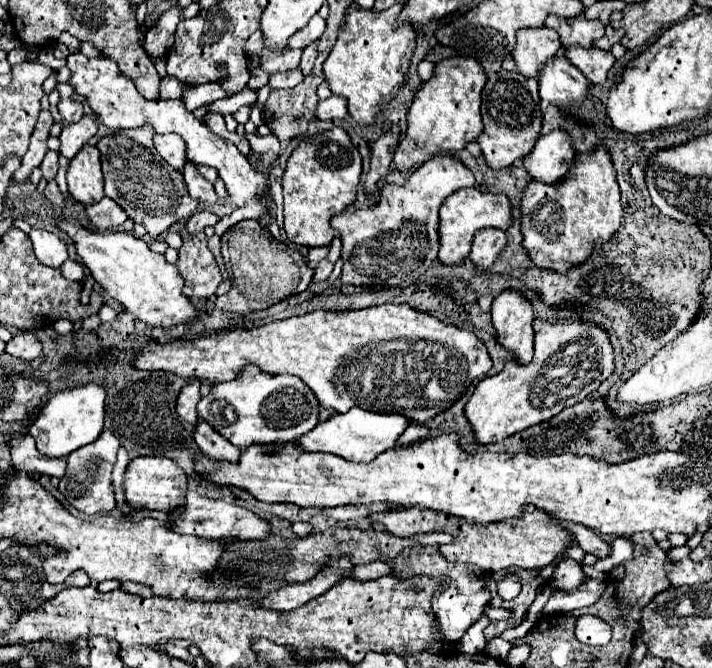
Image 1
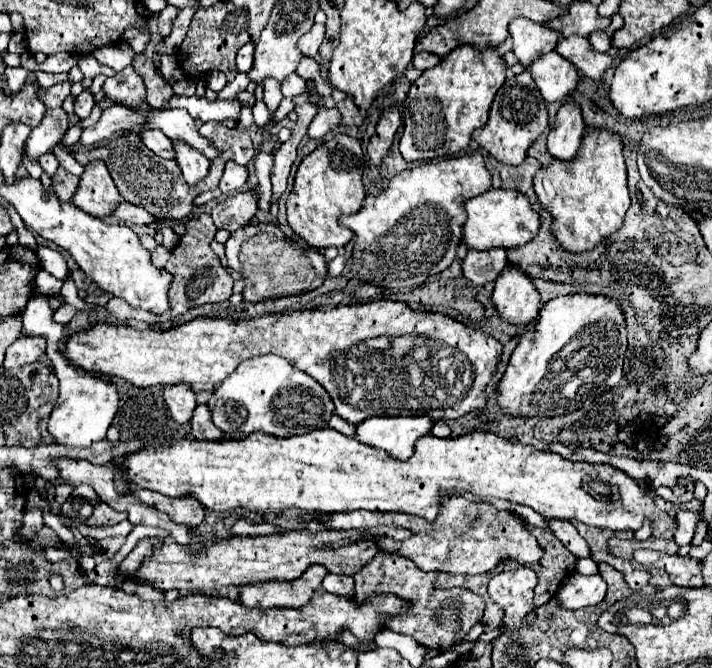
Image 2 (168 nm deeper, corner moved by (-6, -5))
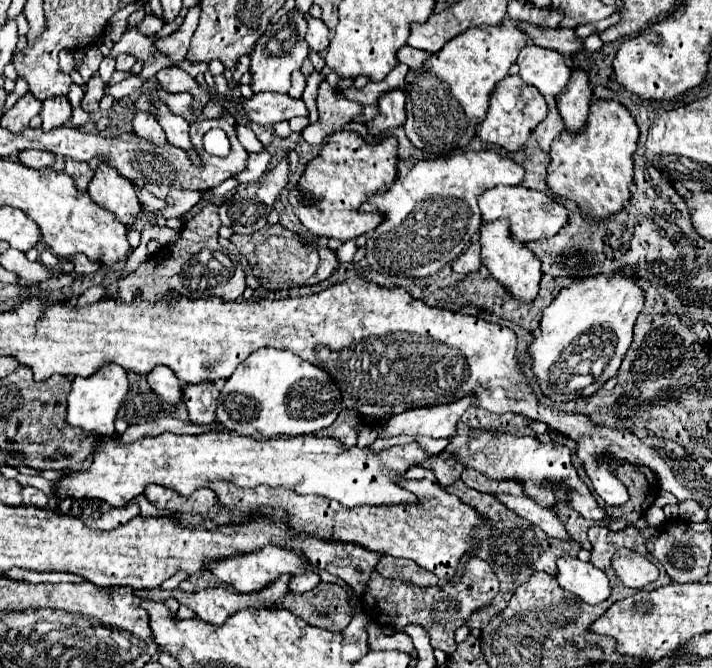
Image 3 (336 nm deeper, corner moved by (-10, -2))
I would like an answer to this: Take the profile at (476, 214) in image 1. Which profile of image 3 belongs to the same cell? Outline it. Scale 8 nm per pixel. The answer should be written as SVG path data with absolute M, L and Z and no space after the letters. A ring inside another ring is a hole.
M522 185L488 189L484 195L478 197L478 203L480 203L480 211L482 211L482 223L496 221L496 219L504 217L504 219L510 221L512 235L516 239L524 241L524 243L554 237L570 219L570 211L560 201L556 201L554 197L550 197L550 195L542 193L542 191L526 189Z

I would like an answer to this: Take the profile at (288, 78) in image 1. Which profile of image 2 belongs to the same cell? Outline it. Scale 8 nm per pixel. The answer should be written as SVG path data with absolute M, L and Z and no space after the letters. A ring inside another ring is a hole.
M298 74L286 76L286 80L282 82L282 94L286 98L294 98L298 94L302 94L306 90L306 80L302 80Z

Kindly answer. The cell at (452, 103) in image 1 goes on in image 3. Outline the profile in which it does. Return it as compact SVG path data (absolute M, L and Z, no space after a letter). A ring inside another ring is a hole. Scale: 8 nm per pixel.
M496 25L496 27L472 27L460 35L456 35L452 41L448 41L438 53L432 53L418 69L410 69L404 83L406 93L406 135L412 141L414 147L418 147L424 153L450 153L452 149L466 147L468 141L476 135L478 125L486 117L488 99L492 89L500 79L508 75L510 65L516 61L520 49L526 45L528 35L522 33L514 25ZM460 107L464 109L466 117L470 121L460 121Z

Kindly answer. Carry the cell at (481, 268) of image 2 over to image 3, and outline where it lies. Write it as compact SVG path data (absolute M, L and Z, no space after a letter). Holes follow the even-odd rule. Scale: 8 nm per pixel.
M472 243L458 259L452 263L452 271L460 275L470 275L480 269L480 243Z

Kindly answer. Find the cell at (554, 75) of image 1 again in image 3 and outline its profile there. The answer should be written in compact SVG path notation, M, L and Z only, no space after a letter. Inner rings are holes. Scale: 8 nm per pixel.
M528 43L518 59L516 59L520 71L518 75L522 77L524 83L534 85L542 95L558 95L568 79L572 69L566 65L564 55L538 47L534 43Z

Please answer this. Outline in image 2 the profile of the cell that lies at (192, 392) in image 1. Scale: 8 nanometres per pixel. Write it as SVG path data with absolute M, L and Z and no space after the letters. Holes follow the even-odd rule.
M186 384L166 386L164 388L164 400L168 404L172 418L178 424L190 424L192 412L196 408L196 394L192 392L192 388L188 388Z

